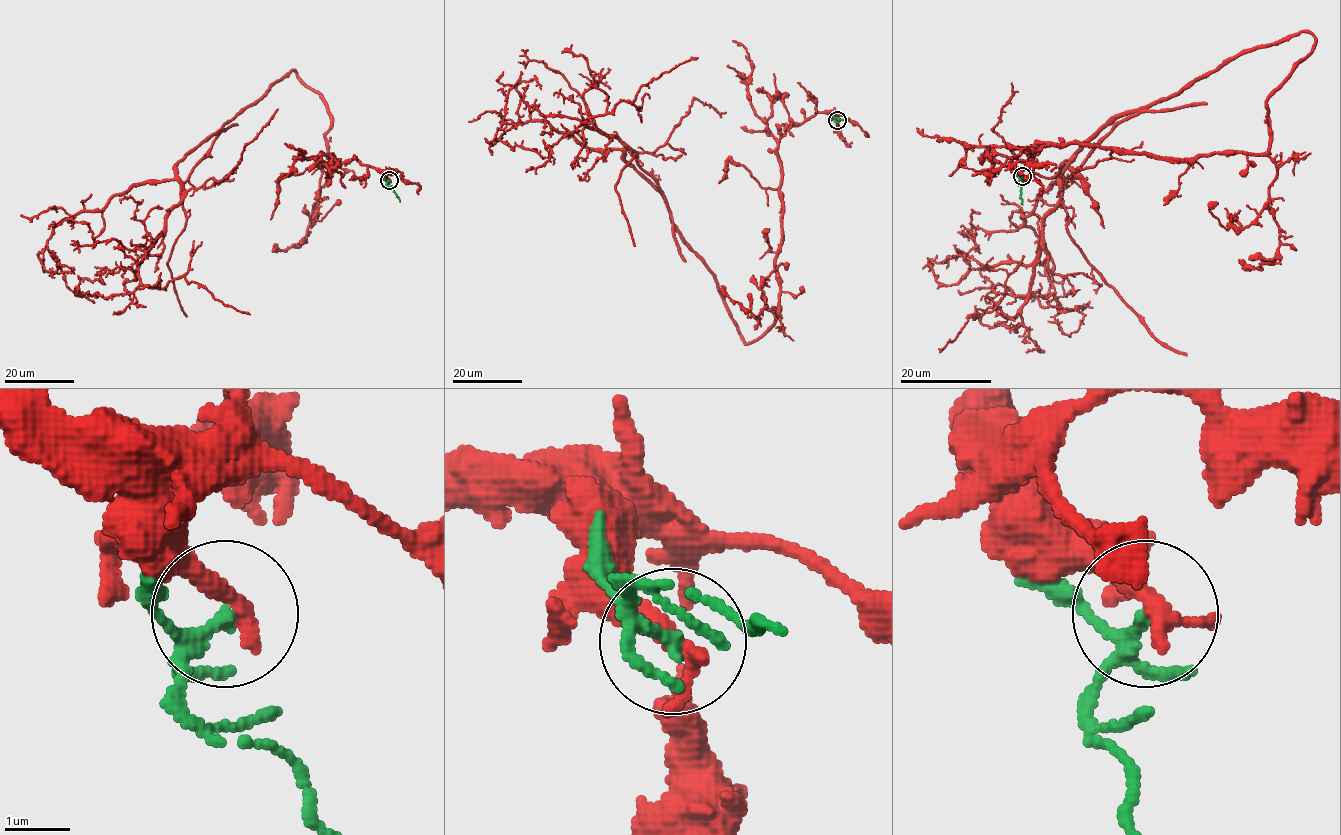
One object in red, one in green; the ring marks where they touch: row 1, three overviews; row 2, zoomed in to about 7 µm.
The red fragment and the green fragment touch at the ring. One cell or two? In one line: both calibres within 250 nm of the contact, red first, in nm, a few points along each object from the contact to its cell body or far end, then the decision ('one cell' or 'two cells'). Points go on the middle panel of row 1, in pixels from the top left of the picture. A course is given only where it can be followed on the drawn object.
380 nm thick on the red side, 140 nm on the other; red runs (837, 120), (816, 112), (779, 141), (779, 312), (745, 343), (621, 150), (547, 122), (487, 140), (521, 71); green runs (837, 120), (835, 117), (848, 121); two cells

